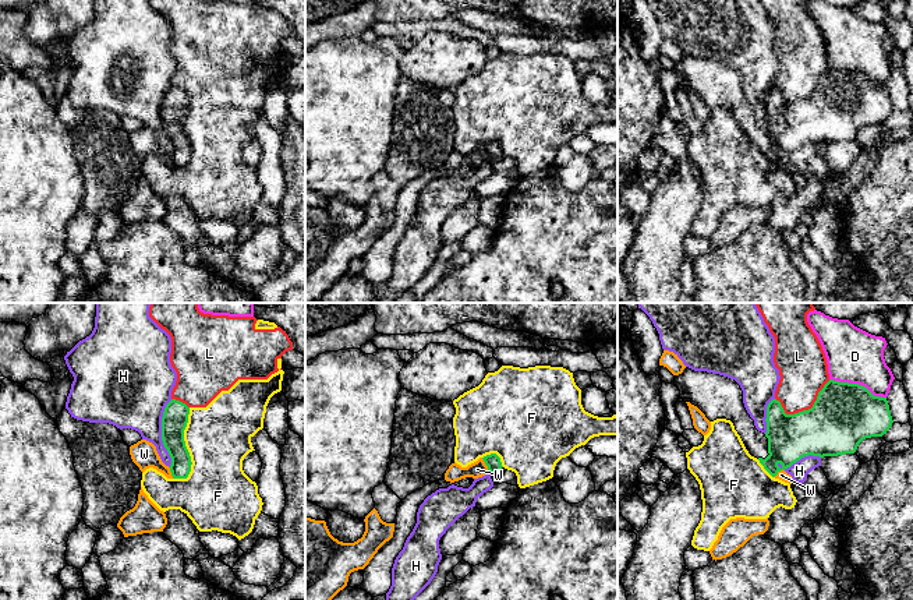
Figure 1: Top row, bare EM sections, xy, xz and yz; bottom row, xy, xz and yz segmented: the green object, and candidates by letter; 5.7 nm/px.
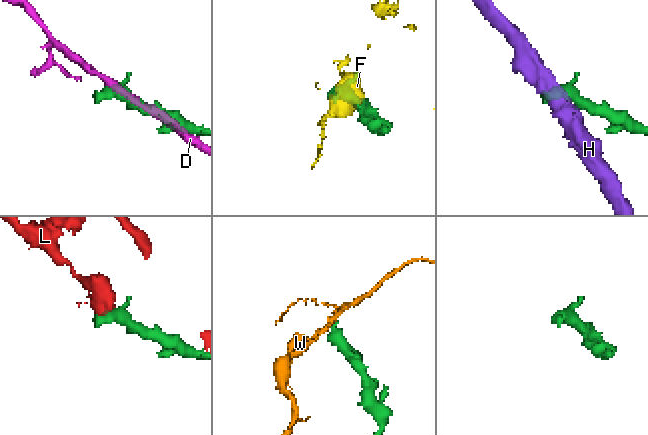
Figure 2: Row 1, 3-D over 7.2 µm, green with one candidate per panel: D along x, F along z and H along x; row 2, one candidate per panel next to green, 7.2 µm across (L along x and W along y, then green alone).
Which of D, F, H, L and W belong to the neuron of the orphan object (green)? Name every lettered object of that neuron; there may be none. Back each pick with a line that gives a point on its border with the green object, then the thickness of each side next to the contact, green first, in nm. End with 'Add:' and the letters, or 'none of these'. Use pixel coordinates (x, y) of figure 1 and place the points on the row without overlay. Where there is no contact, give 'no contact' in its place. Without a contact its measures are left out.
Add: none of these

